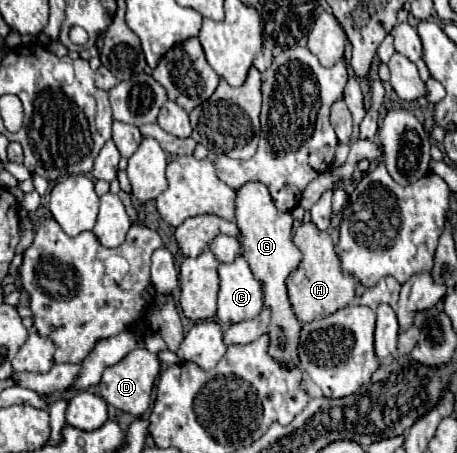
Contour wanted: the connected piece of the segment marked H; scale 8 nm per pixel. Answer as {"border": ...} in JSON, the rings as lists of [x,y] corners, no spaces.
{"border":[[[312,221],[300,223],[300,227],[294,231],[292,237],[294,245],[302,253],[302,261],[294,273],[288,275],[286,285],[288,285],[288,295],[290,303],[294,307],[296,317],[302,323],[314,321],[320,315],[330,315],[346,305],[350,305],[356,297],[356,279],[350,273],[344,273],[340,267],[340,259],[334,251],[334,243],[326,231],[318,231]]]}

